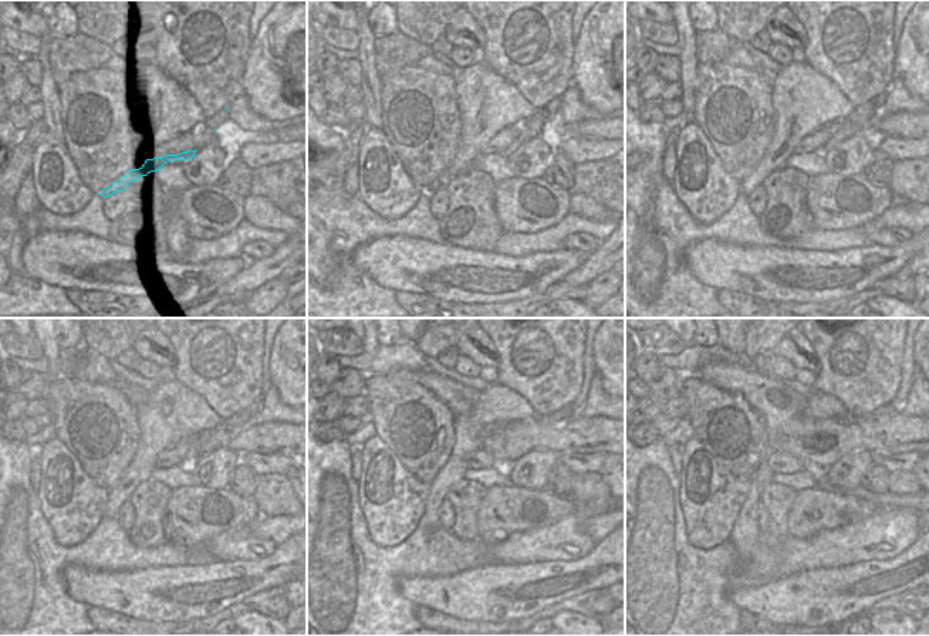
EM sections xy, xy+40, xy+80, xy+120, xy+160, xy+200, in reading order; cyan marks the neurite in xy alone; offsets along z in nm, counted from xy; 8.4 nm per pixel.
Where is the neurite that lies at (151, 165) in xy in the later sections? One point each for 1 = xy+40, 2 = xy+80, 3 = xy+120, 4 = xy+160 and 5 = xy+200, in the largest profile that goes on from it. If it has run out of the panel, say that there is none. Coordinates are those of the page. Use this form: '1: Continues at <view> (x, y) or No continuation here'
1: Continues at xy+40 (530, 128)
2: Continues at xy+80 (862, 115)
3: Continues at xy+120 (235, 425)
4: Continues at xy+160 (566, 413)
5: Continues at xy+200 (885, 410).

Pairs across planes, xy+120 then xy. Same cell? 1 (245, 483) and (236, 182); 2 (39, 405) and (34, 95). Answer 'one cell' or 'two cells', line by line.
1: one cell
2: one cell

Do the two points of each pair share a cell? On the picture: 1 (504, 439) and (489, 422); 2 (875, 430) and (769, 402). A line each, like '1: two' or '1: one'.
1: two
2: one

